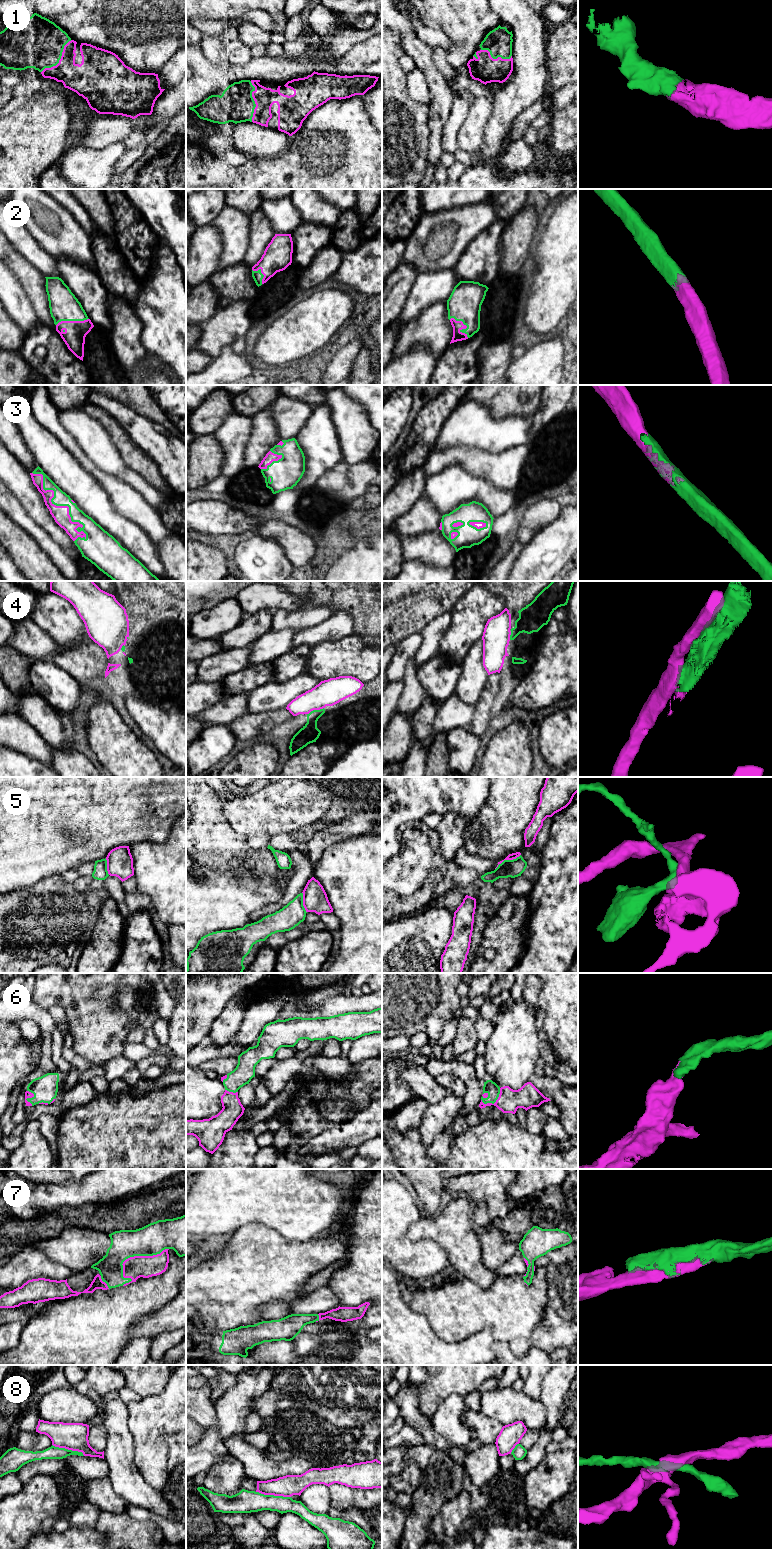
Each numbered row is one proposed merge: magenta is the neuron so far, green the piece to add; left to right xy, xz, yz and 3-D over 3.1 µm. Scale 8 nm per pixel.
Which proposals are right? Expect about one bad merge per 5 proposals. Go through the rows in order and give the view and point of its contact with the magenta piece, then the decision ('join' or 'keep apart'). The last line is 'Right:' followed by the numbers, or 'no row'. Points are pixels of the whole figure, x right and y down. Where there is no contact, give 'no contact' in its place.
1: meets magenta in xz at (254, 100); join
2: meets magenta in yz at (465, 325); join
3: meets magenta in xy at (61, 506); join
4: meets magenta in xz at (315, 709); keep apart
5: meets magenta in yz at (507, 859); keep apart
6: meets magenta in yz at (495, 1102); join
7: meets magenta in xy at (130, 1257); join
8: meets magenta in xz at (273, 1494); keep apart
Right: 1, 2, 3, 6, 7

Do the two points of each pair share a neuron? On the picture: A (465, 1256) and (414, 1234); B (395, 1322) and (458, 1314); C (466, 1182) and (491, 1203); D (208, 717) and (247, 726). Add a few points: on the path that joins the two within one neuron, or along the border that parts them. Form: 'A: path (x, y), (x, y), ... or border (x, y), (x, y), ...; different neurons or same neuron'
A: path (452, 1243), (442, 1233), (427, 1233); same neuron
B: border (408, 1305), (425, 1316), (430, 1327), (438, 1337); different neurons
C: path (472, 1185), (485, 1197); same neuron
D: border (247, 712), (230, 725); different neurons

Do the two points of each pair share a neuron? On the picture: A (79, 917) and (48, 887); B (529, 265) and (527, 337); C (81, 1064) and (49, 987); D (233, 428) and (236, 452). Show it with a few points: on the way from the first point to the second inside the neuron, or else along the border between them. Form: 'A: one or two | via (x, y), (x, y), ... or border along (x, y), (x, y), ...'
A: one | via (71, 910), (56, 895)
B: one | via (520, 283), (518, 319)
C: two | border along (77, 1054), (92, 1065)
D: one | via (233, 434), (236, 446)

